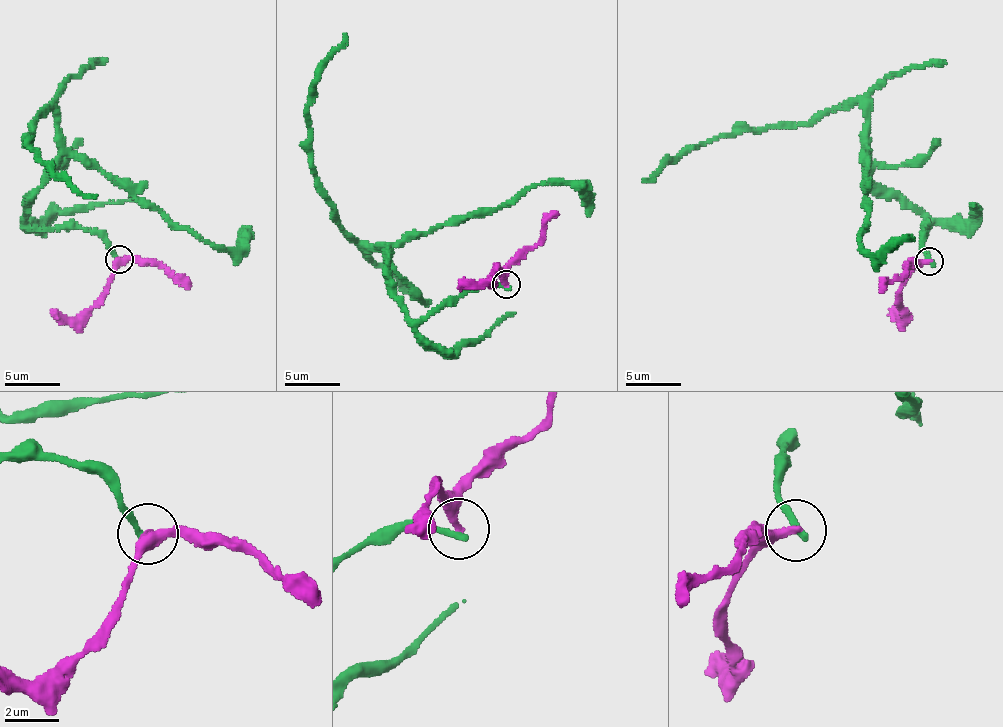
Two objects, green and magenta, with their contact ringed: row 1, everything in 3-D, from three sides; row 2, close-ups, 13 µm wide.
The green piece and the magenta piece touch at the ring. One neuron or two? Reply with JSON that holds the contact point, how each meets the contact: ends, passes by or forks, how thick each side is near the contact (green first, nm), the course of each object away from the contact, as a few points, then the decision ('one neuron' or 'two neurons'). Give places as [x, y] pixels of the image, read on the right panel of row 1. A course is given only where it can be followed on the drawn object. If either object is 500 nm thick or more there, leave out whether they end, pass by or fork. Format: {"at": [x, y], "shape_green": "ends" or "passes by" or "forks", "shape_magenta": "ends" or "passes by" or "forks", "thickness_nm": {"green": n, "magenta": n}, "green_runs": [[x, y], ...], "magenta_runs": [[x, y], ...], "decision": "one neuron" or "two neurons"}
{"at": [929, 261], "shape_green": "ends", "shape_magenta": "ends", "thickness_nm": {"green": 280, "magenta": 340}, "green_runs": [[930, 260], [921, 240], [929, 222], [871, 178], [867, 113], [855, 101], [723, 134], [662, 160], [643, 179]], "magenta_runs": [[928, 260], [907, 277], [898, 301], [902, 316], [895, 315], [897, 306]], "decision": "two neurons"}

